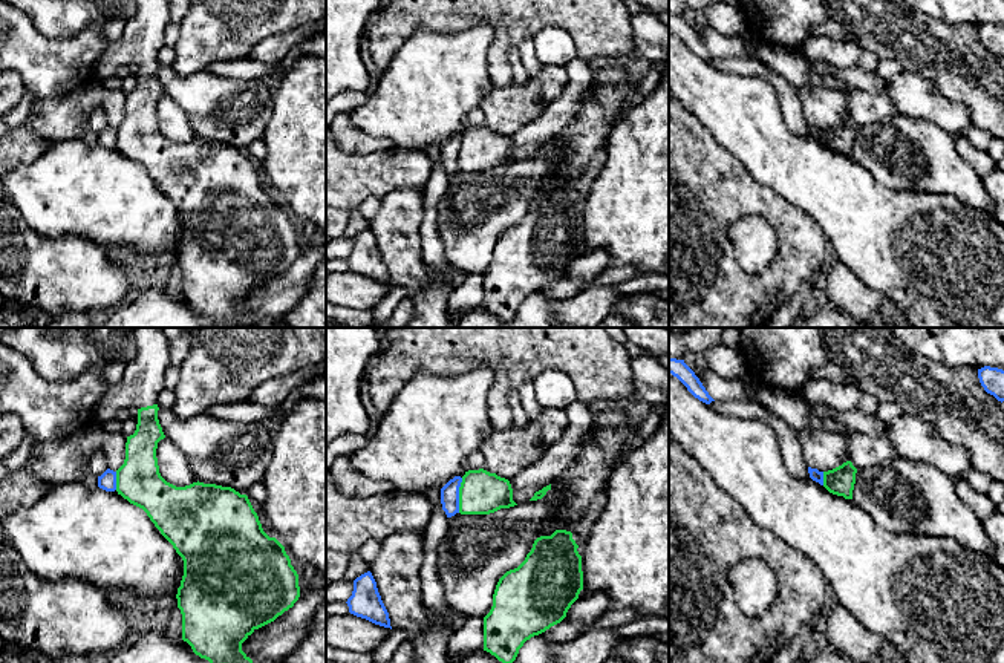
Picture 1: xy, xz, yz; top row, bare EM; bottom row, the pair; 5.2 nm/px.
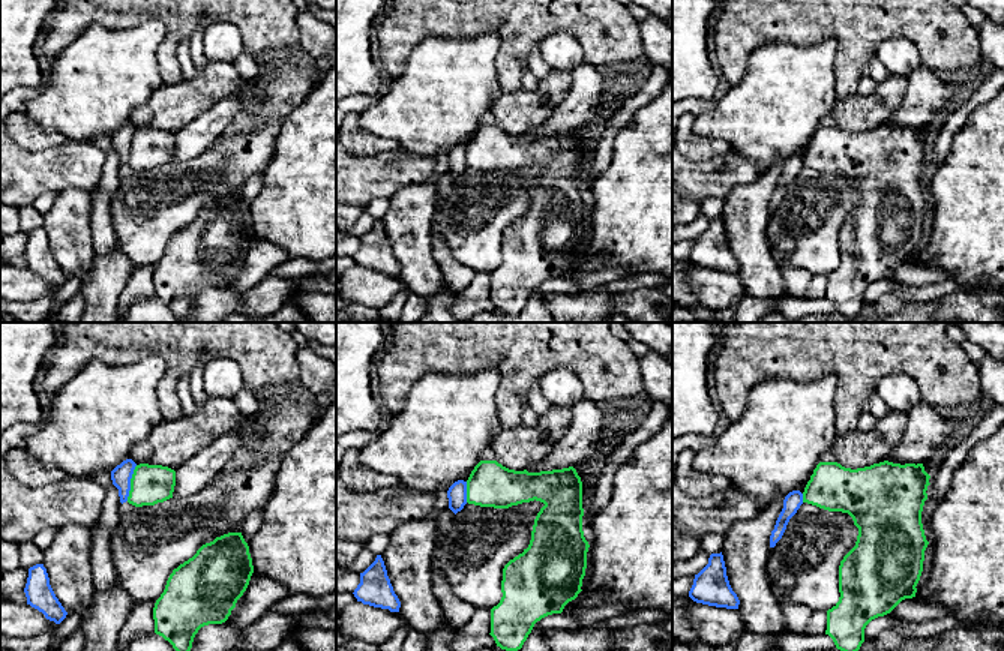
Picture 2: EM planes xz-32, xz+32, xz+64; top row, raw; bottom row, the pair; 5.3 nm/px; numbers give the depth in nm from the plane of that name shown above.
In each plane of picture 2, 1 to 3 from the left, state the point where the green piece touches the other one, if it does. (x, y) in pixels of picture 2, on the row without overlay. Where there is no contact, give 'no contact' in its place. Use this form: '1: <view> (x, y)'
1: xz-32 (129, 147)
2: xz+32 (465, 156)
3: xz+64 (802, 162)

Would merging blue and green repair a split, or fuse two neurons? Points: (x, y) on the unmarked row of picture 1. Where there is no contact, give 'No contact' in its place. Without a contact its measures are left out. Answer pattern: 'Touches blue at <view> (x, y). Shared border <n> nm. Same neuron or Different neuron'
Touches blue at xz (458, 152). Shared border 190 nm. Different neuron

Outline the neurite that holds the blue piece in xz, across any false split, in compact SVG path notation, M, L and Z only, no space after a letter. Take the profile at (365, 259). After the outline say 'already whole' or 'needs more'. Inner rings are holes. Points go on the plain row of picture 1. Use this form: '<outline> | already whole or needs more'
M370 228L354 237L354 248L346 260L350 271L392 286L389 269L381 257L376 239Z | already whole

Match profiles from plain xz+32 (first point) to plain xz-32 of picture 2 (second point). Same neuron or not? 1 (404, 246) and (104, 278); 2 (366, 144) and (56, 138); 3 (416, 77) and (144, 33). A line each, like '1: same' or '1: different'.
1: different
2: same
3: same

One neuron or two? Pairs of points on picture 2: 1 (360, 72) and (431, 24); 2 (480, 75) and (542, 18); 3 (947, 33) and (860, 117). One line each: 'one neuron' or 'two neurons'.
1: two neurons
2: two neurons
3: two neurons

